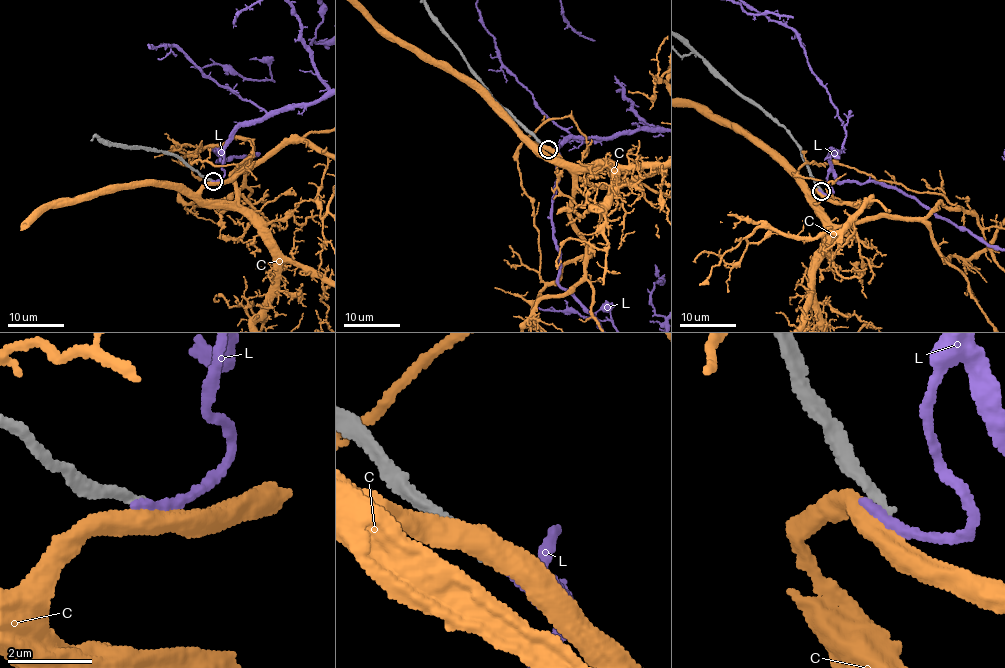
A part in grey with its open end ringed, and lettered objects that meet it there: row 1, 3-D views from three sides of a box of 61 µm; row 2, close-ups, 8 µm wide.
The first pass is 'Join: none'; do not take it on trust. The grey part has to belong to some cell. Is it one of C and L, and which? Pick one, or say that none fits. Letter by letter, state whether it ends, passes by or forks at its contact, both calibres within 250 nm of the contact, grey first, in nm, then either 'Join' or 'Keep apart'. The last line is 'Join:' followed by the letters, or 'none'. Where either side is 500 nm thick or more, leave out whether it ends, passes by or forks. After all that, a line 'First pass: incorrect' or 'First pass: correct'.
C: Thickness 240 nm (grey) against 500 nm. Keep apart
L: It ends there. Thickness 280 nm (grey) against 280 nm. Keep apart
Join: none
First pass: correct

